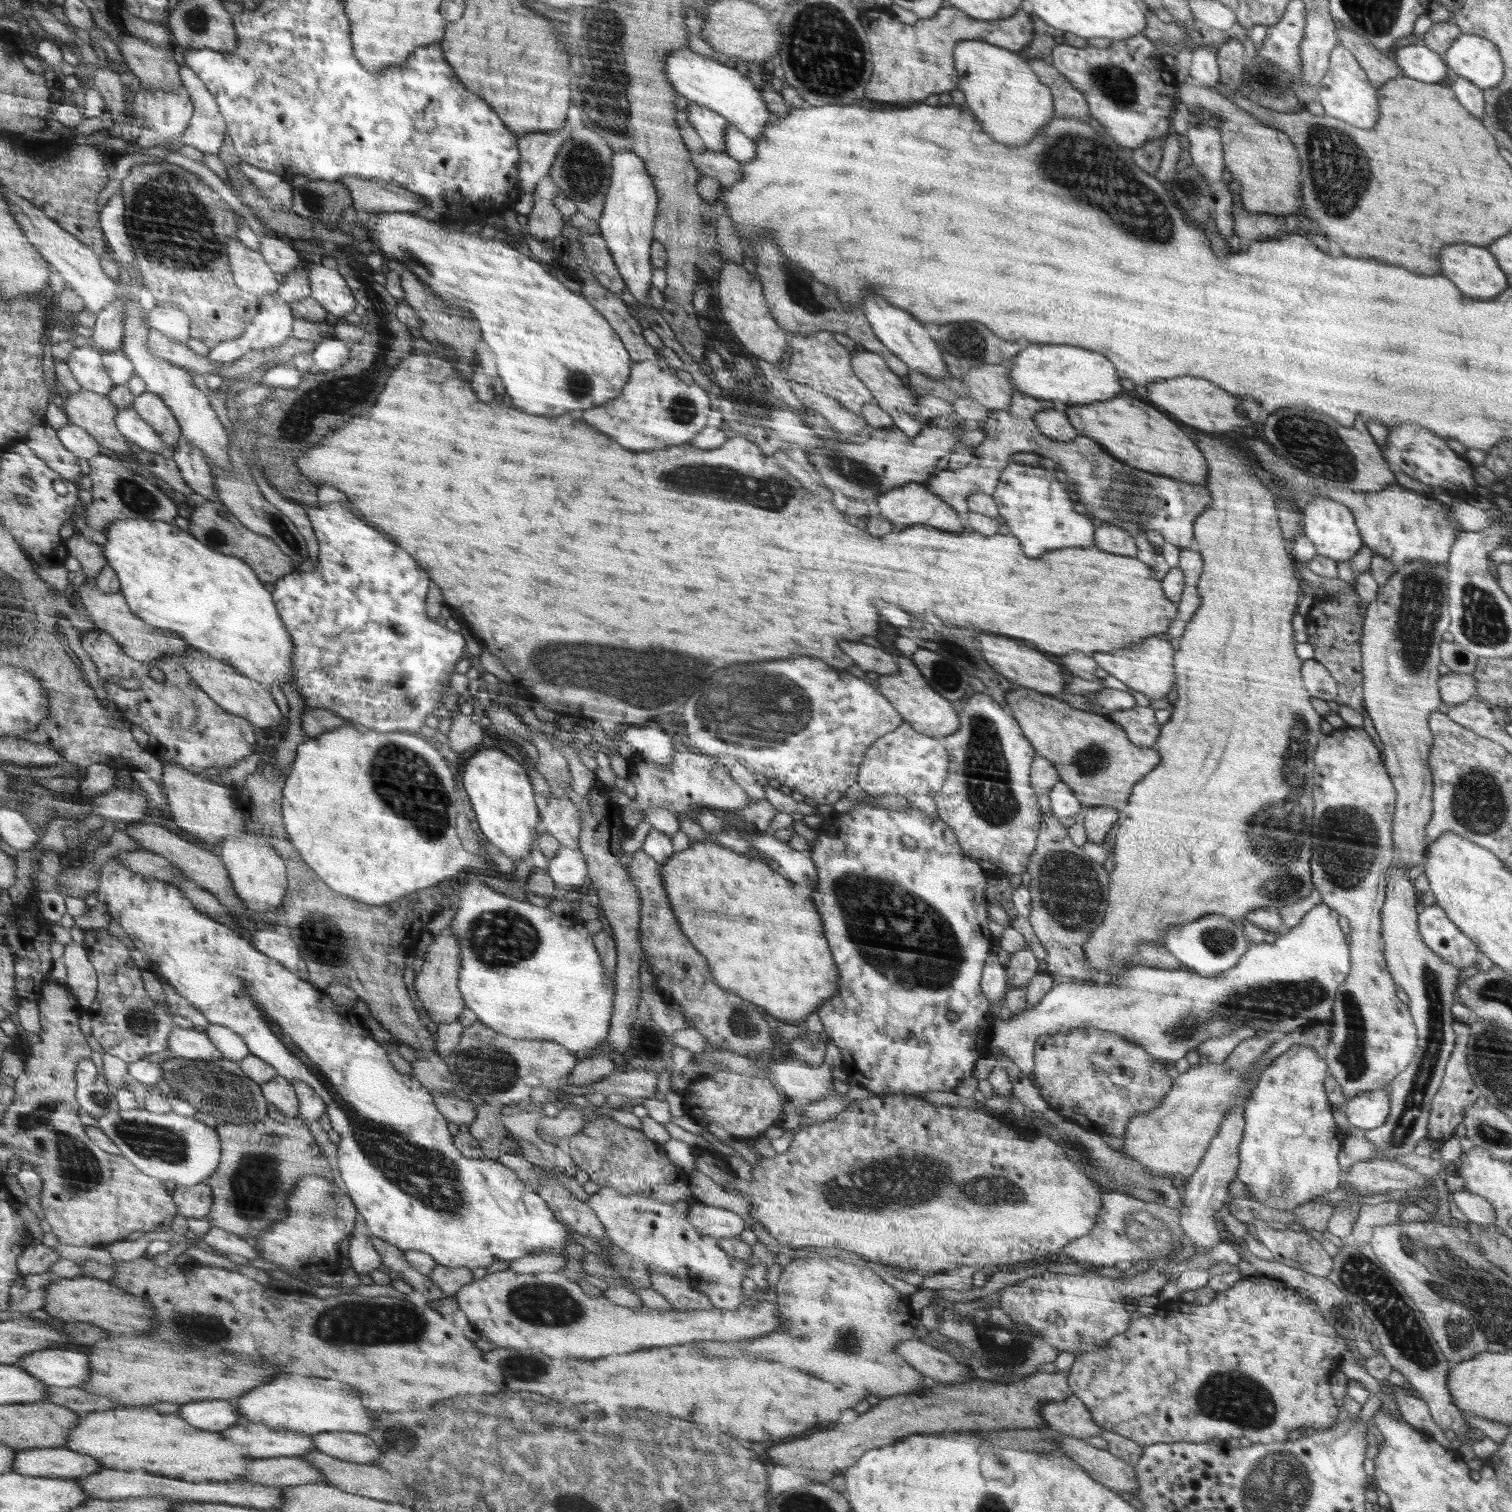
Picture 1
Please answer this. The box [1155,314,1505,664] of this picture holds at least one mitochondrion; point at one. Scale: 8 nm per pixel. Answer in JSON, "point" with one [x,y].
{"point":[1306,435]}

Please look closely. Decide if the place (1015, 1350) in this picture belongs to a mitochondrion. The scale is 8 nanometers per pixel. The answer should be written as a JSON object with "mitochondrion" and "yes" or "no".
{"mitochondrion":"no"}

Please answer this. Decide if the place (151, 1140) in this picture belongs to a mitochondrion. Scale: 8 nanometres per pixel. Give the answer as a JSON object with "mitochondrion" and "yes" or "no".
{"mitochondrion":"yes"}

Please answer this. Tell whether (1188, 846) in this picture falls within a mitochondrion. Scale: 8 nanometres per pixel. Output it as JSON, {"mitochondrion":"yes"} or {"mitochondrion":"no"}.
{"mitochondrion":"no"}

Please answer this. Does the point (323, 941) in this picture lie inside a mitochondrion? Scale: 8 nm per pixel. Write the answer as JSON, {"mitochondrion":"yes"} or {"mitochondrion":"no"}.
{"mitochondrion":"yes"}

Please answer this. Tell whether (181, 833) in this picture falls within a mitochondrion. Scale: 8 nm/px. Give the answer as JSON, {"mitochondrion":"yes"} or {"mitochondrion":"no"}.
{"mitochondrion":"no"}

